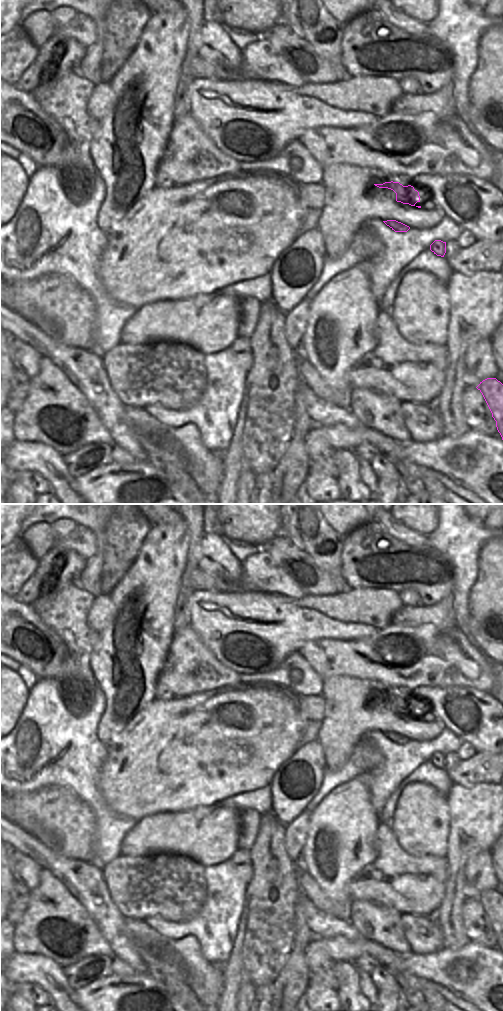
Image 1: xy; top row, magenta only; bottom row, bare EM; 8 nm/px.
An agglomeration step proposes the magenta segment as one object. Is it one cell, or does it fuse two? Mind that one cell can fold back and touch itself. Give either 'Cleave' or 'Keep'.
Cleave

